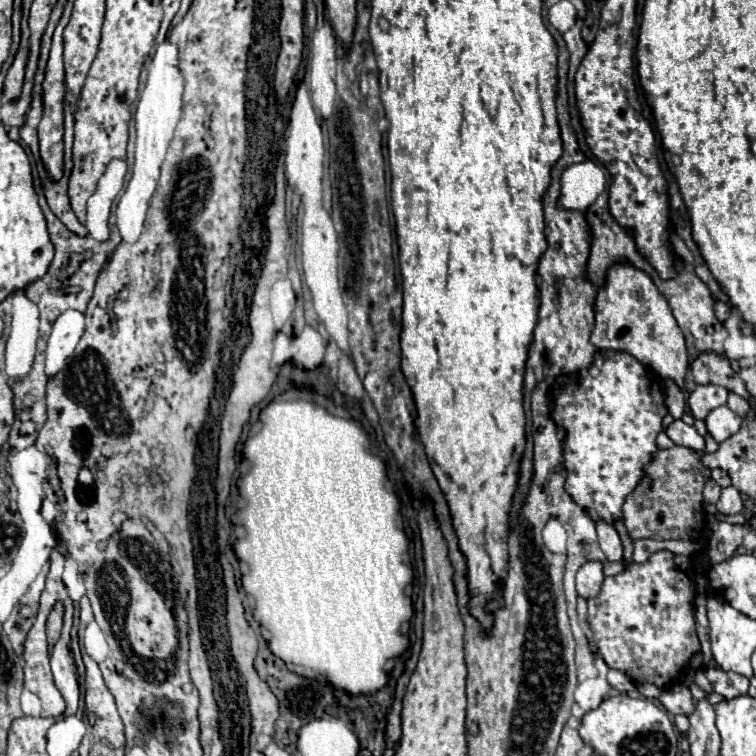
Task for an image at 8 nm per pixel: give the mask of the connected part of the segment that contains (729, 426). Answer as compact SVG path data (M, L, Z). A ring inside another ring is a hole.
M719 406L709 412L709 416L705 418L705 424L707 424L707 432L715 438L715 442L721 444L723 440L727 440L739 430L741 416L729 410L727 406Z

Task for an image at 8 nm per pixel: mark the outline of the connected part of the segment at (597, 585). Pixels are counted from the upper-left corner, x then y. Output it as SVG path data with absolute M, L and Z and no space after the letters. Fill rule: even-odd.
M587 560L577 572L577 594L583 598L595 598L601 590L605 576L603 576L603 562Z

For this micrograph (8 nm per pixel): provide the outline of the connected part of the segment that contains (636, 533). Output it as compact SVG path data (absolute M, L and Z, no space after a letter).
M673 446L669 450L657 450L651 462L643 468L643 478L637 488L625 498L623 522L633 540L697 540L705 528L703 512L703 464L701 452Z

